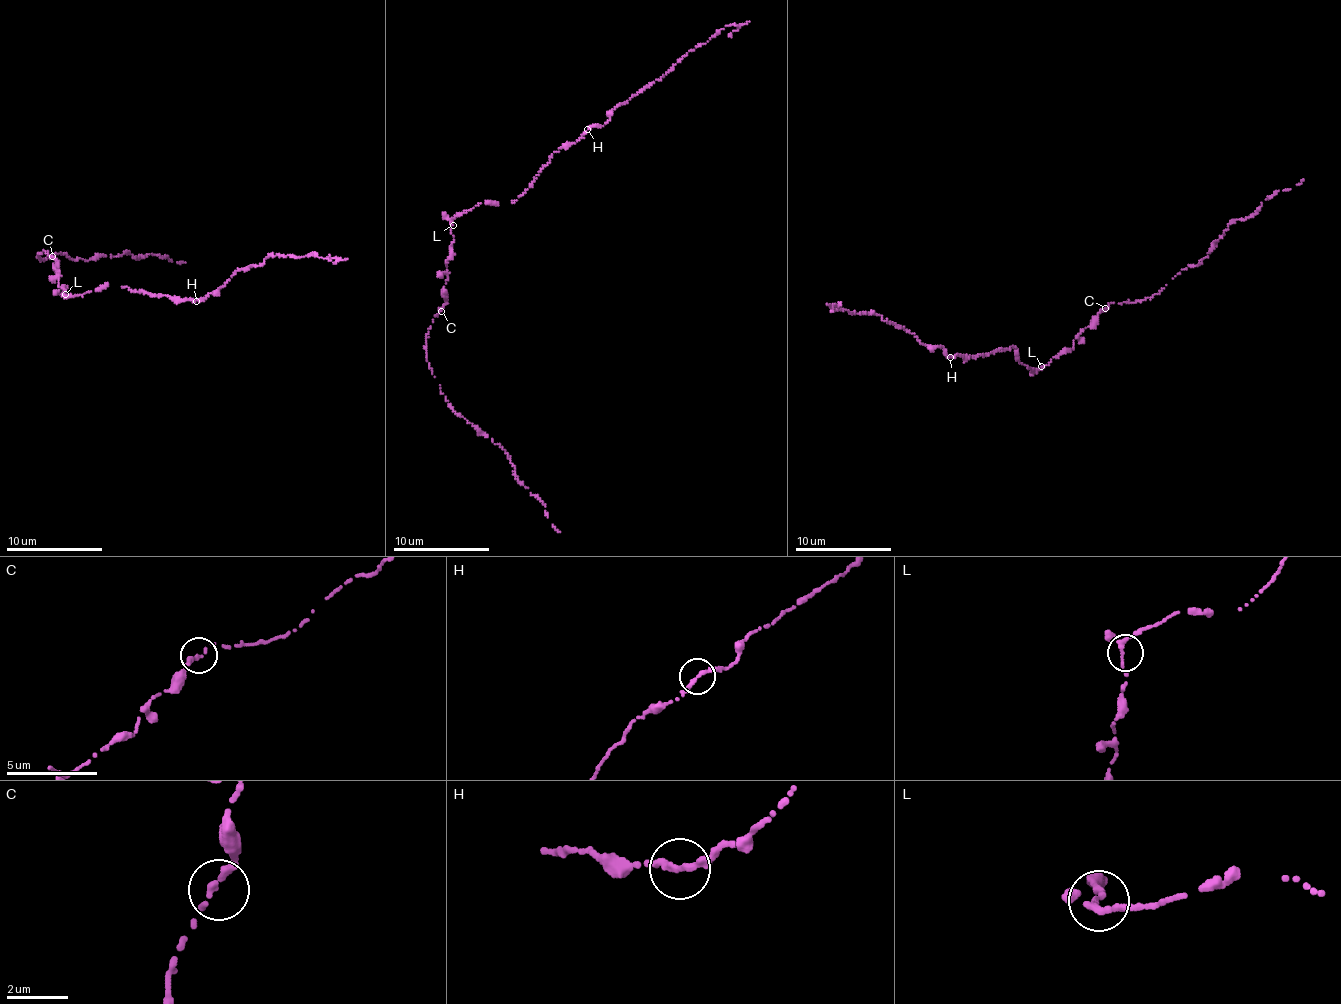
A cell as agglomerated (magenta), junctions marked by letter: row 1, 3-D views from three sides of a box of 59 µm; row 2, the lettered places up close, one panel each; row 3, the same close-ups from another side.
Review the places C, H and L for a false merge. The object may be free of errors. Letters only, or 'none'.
none

